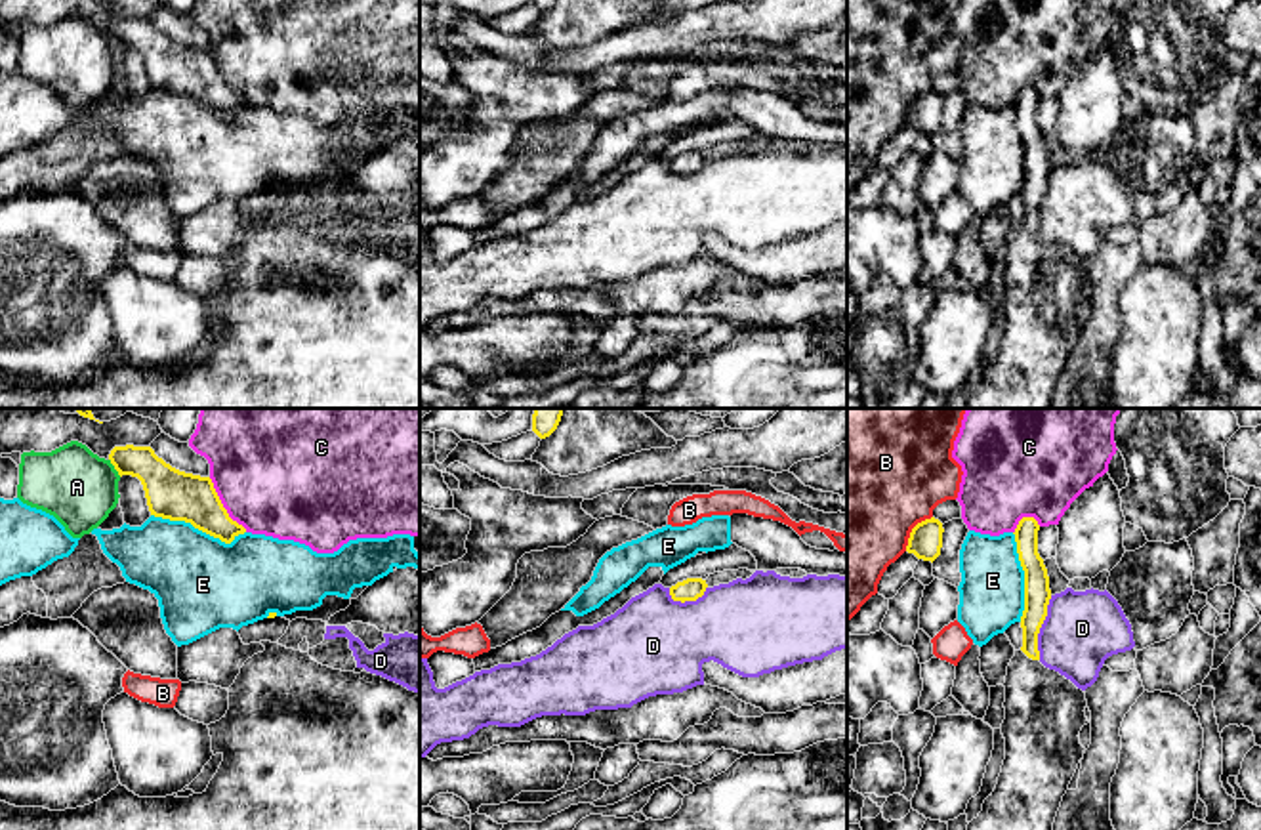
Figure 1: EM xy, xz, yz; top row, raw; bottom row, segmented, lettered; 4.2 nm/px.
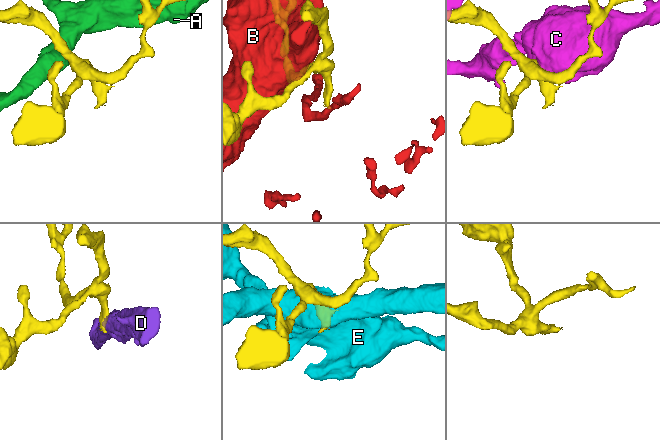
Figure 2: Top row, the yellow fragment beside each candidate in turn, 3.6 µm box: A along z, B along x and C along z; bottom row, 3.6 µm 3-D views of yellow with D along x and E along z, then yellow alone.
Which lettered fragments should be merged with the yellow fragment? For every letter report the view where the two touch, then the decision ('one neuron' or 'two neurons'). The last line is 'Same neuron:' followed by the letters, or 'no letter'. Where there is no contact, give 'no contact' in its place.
A: contact in xy; two neurons
B: contact in yz; two neurons
C: contact in xy; two neurons
D: contact in yz; two neurons
E: contact in xy; two neurons
Same neuron: no letter

